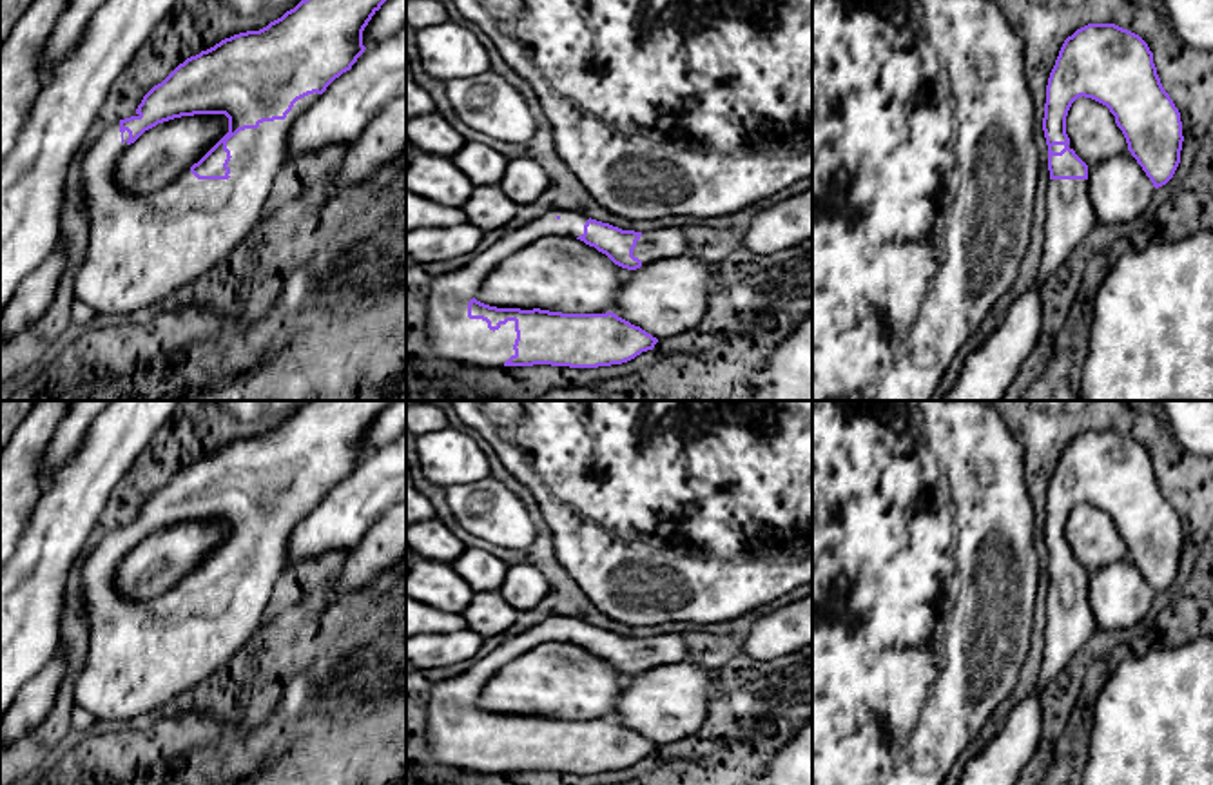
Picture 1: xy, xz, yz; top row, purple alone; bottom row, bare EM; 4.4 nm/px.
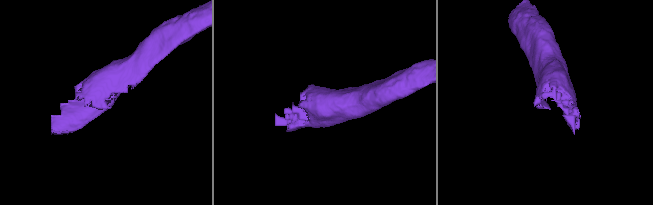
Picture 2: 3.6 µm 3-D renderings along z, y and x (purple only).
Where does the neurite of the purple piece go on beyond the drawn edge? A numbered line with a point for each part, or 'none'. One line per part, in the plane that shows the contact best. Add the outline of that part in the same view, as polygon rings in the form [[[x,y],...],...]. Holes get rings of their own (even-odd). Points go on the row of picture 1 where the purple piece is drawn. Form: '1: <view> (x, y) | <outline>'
1: xy (142, 249) | [[[319,94],[297,100],[285,120],[263,121],[257,129],[239,131],[227,141],[230,150],[228,179],[198,179],[190,170],[150,196],[123,194],[114,179],[114,161],[129,147],[129,132],[120,132],[120,121],[107,127],[82,161],[82,187],[89,216],[89,245],[74,277],[74,299],[89,305],[98,315],[121,315],[149,306],[221,265],[261,219],[276,172],[286,161],[286,138],[292,121],[303,114]]]

